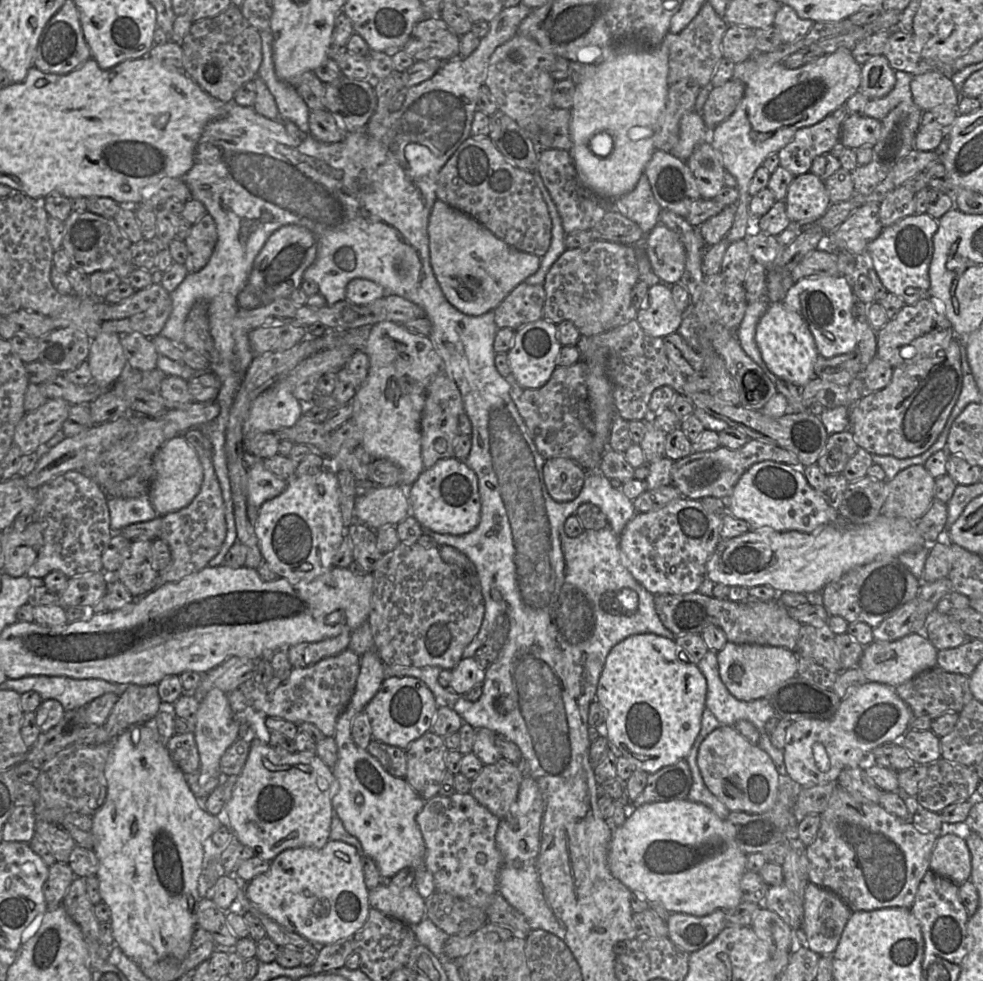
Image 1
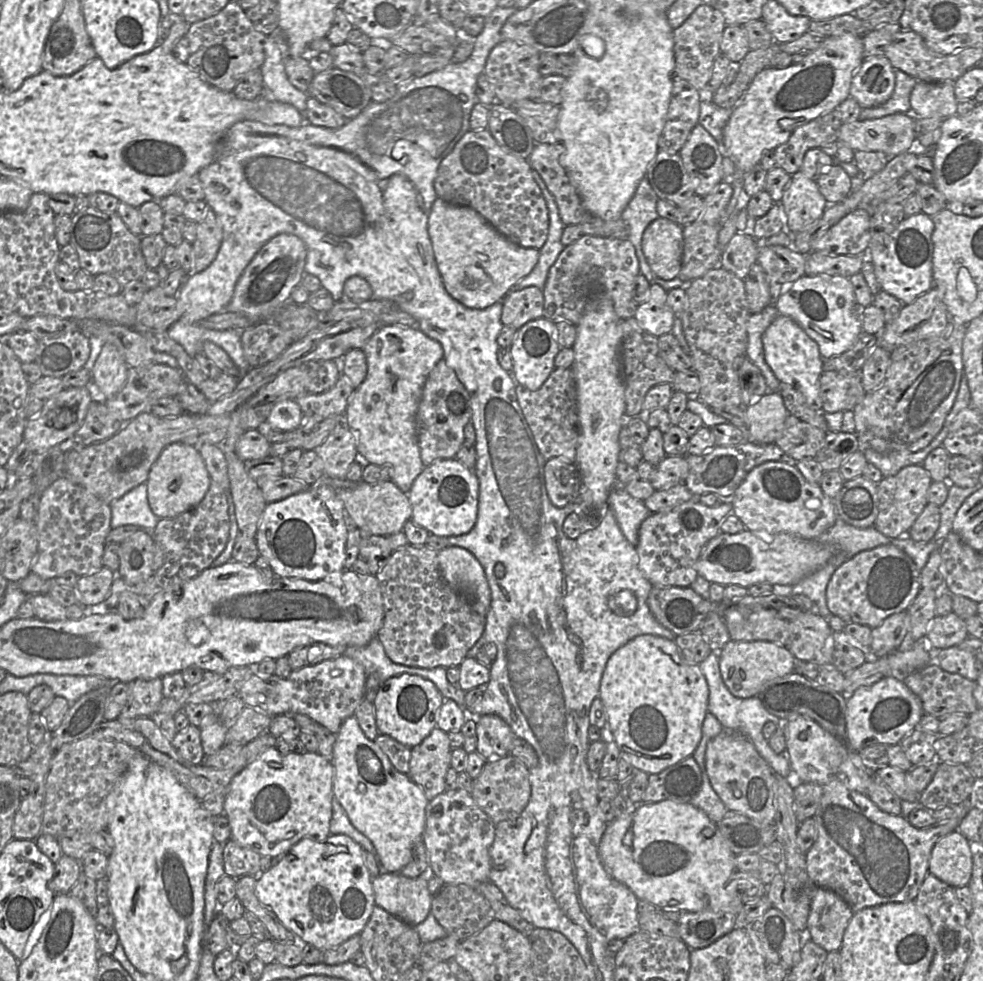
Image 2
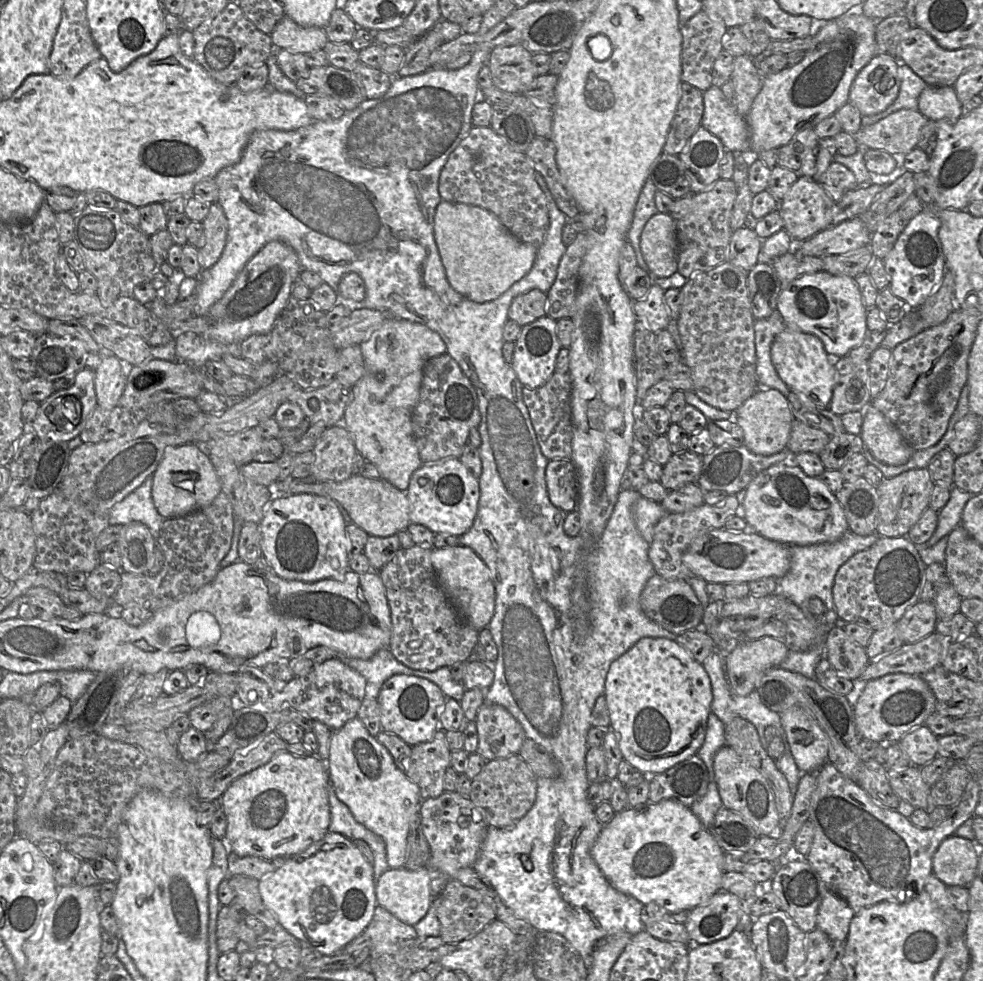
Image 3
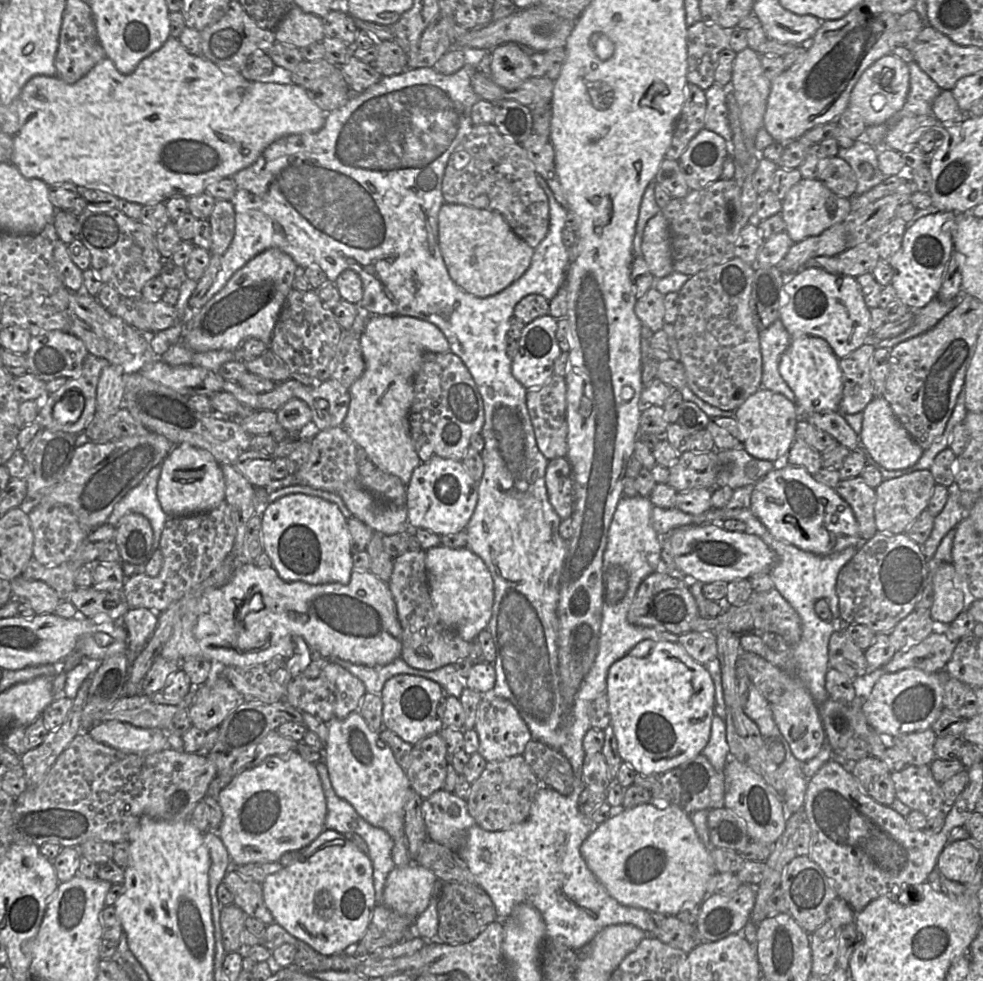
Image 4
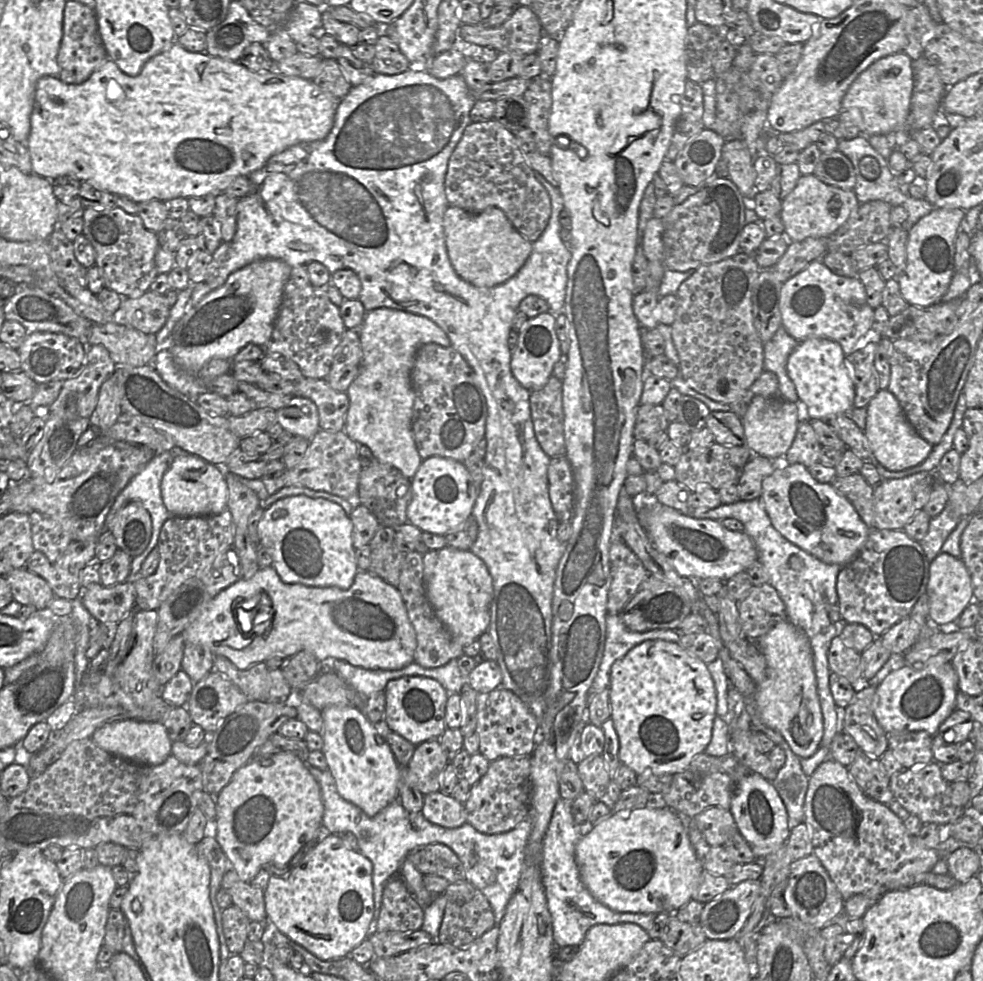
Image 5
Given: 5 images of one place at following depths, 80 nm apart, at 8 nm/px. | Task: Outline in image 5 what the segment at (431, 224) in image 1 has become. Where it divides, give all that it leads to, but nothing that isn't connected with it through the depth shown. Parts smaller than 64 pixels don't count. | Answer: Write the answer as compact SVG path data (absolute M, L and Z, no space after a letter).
M449 205L443 219L447 253L460 278L478 288L492 288L512 278L532 252L532 242L522 236L497 207L471 213Z

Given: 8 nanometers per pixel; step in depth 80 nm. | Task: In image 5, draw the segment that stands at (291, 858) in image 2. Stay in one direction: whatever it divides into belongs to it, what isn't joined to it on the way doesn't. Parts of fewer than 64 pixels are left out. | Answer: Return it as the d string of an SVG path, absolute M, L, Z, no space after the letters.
M323 833L318 843L307 853L307 855L296 865L289 864L280 870L273 871L264 890L265 910L269 924L274 924L279 931L290 939L306 948L309 952L322 960L332 960L350 956L350 952L361 942L368 938L368 928L373 918L374 901L372 885L372 863L360 851L354 851L346 845L340 835Z

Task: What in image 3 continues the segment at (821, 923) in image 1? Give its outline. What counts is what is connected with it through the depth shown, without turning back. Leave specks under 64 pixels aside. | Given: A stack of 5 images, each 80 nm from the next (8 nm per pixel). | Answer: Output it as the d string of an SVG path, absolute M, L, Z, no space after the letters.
M828 891L818 909L816 928L826 933L832 942L844 941L854 915L844 899Z

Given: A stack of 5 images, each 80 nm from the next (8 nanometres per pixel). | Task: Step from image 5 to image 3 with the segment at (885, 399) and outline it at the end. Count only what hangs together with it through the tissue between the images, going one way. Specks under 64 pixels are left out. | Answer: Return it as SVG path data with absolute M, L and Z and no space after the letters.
M872 405L864 411L860 436L865 448L887 465L905 464L914 453L899 431Z

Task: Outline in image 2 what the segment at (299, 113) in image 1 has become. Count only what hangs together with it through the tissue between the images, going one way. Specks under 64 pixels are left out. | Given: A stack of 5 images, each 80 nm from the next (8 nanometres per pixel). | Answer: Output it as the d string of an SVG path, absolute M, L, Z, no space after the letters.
M272 36L266 37L265 60L260 69L263 75L263 86L271 94L273 100L291 104L305 116L308 94L298 90L289 81L283 54Z

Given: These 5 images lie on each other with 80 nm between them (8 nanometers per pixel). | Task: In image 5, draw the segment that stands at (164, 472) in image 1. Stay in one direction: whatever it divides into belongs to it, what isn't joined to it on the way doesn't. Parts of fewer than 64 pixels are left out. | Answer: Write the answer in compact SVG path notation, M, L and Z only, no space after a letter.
M179 452L161 481L161 495L172 516L211 516L227 508L228 488L224 468L199 456Z

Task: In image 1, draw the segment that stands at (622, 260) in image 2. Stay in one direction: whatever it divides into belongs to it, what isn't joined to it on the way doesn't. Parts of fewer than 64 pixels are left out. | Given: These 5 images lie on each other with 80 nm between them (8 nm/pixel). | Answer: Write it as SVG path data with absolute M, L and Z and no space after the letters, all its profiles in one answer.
M598 240L587 248L566 249L550 267L542 285L545 291L542 318L555 325L568 320L582 336L602 334L635 320L638 310L631 304L631 291L638 280L636 246Z

